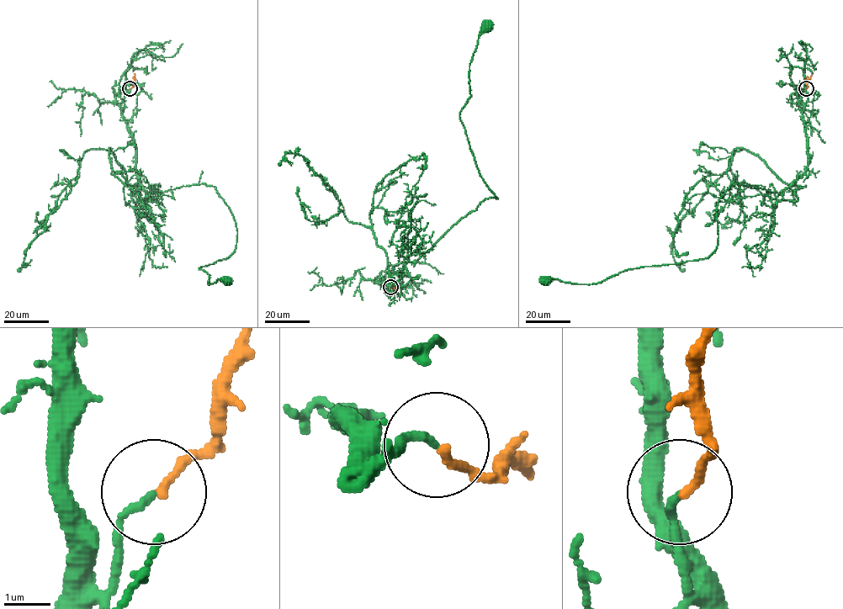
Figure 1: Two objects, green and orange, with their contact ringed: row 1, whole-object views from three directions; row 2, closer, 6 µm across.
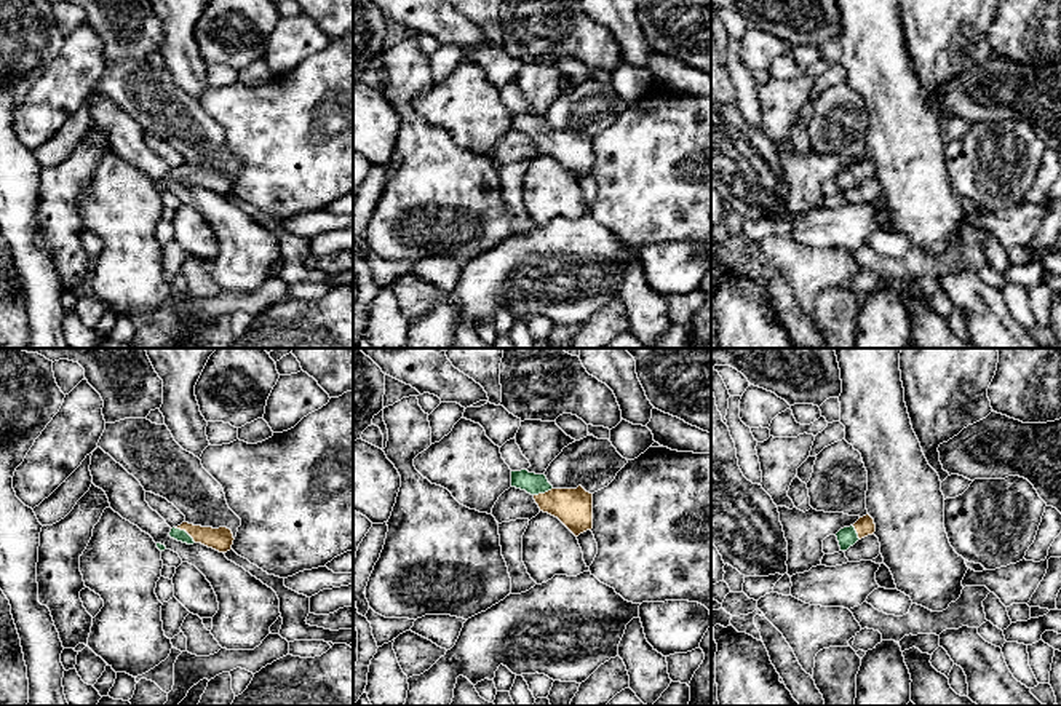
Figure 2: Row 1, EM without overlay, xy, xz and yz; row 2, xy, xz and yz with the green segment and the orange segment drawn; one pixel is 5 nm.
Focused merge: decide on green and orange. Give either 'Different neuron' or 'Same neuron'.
Same neuron

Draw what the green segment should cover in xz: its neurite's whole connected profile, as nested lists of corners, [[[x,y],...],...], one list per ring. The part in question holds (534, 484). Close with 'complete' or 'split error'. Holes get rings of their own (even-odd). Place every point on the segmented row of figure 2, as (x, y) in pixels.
[[[511,471],[511,487],[526,490],[540,511],[558,518],[575,537],[593,529],[593,494],[582,486],[554,489],[545,474]]] | split error

